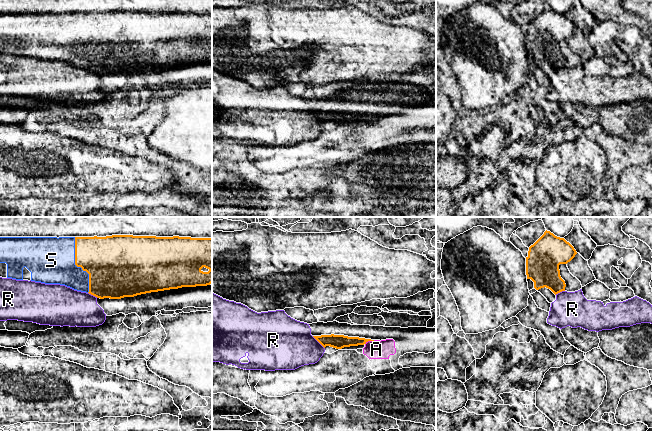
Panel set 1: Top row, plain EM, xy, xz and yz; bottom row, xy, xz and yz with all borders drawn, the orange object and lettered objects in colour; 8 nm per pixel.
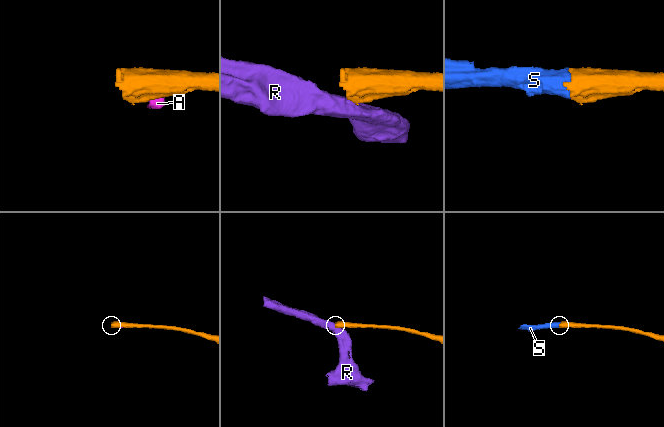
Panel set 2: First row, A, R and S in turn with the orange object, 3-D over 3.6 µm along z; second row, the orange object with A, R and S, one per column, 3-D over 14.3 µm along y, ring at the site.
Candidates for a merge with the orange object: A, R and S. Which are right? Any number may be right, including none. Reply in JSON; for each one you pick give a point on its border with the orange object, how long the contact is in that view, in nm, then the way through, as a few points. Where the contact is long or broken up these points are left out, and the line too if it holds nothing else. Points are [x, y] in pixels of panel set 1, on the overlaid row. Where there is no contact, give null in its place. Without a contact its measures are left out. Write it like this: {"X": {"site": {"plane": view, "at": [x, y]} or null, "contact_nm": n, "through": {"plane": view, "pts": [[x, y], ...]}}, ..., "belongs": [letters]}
{"S": {"site": {"plane": "xy", "at": [77, 266]}, "contact_nm": 460}, "belongs": ["S"]}

